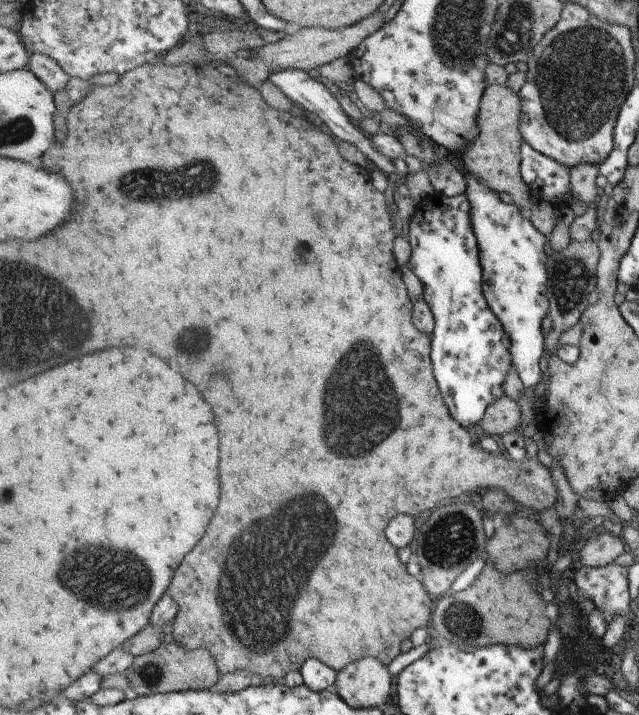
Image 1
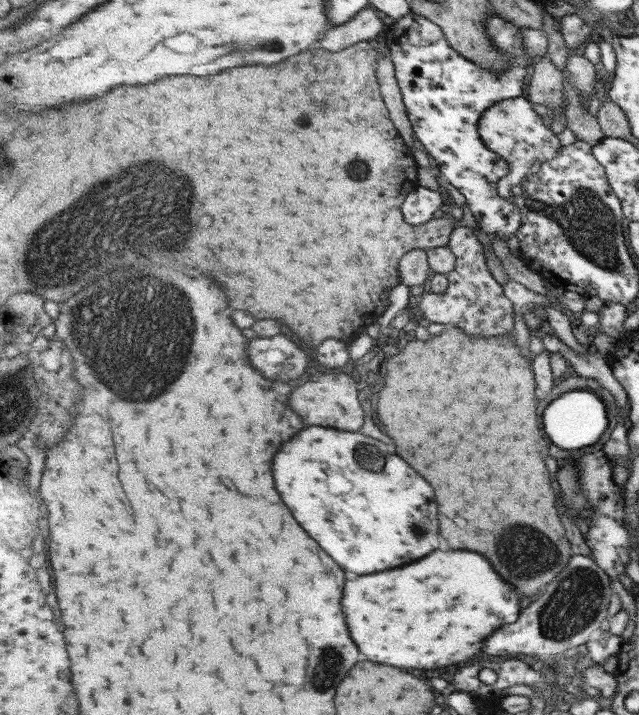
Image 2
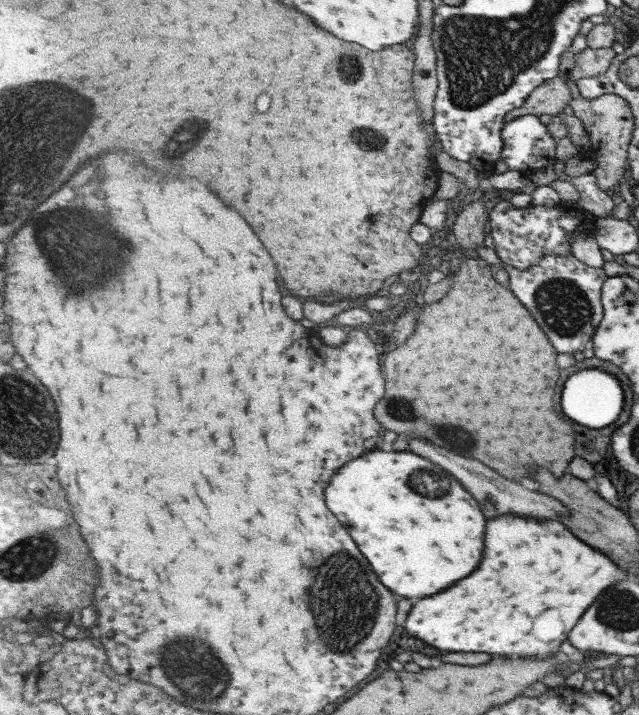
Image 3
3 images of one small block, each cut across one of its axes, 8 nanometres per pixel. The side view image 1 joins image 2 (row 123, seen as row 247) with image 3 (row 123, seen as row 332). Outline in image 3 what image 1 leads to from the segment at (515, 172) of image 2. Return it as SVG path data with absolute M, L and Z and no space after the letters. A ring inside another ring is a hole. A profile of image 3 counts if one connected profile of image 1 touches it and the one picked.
M534 114L510 117L503 129L503 161L511 170L543 168L555 158L557 140Z

